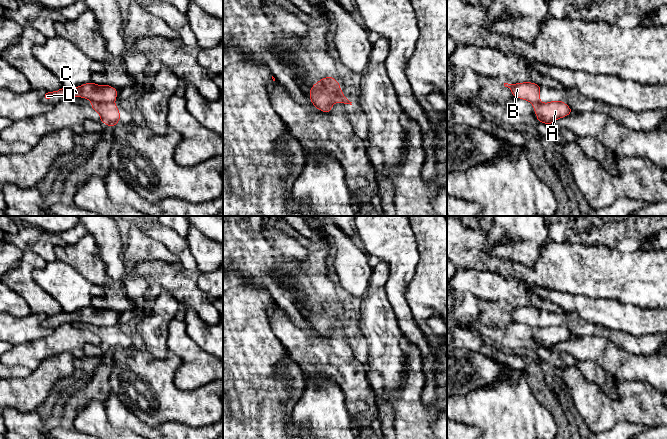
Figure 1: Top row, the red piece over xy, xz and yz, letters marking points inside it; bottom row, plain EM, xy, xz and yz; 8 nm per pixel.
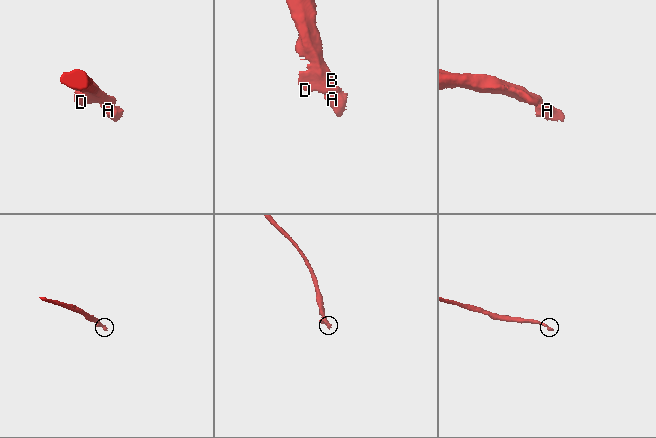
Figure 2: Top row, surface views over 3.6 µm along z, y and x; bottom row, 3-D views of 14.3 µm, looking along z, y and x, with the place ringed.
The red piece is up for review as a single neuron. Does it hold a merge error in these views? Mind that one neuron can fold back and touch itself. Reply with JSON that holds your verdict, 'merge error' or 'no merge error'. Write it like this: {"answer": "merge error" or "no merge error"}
{"answer": "merge error"}

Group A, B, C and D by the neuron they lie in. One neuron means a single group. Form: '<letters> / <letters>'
A / B C D

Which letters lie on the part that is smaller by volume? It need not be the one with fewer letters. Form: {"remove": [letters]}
{"remove": ["A"]}

